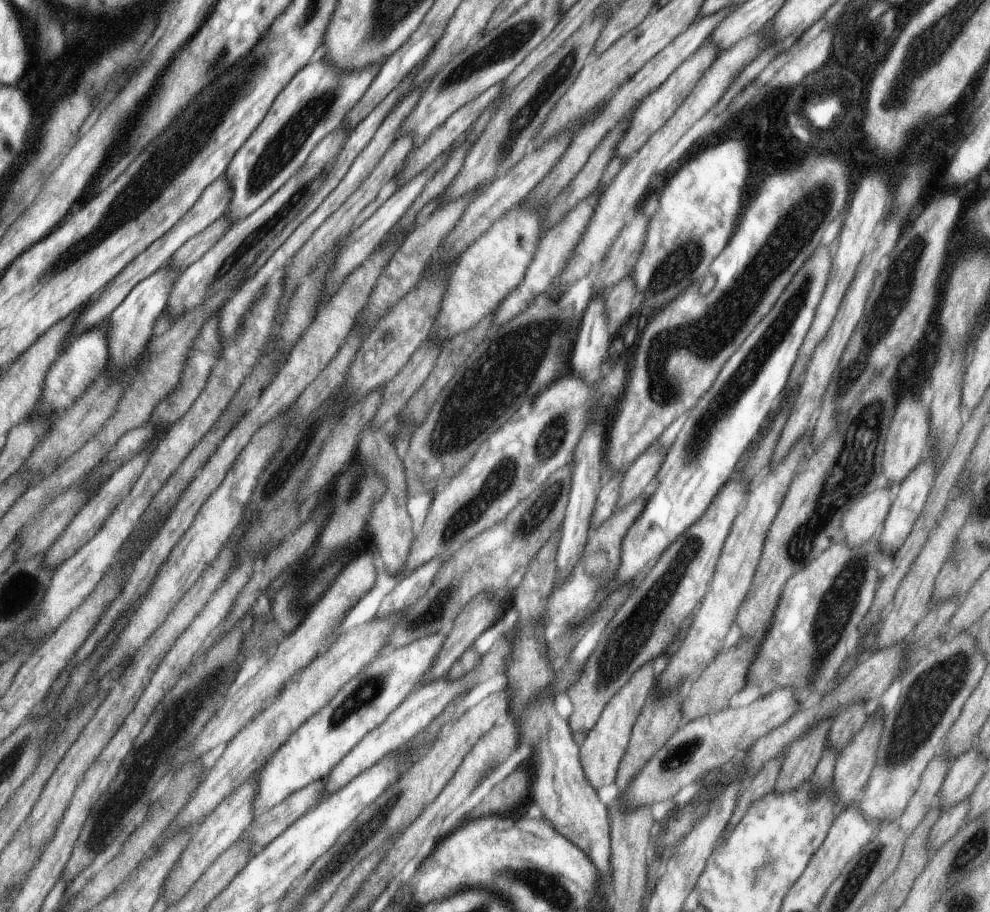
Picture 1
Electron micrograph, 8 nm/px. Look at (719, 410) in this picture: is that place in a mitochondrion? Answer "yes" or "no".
yes

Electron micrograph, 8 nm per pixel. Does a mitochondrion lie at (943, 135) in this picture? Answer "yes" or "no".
no

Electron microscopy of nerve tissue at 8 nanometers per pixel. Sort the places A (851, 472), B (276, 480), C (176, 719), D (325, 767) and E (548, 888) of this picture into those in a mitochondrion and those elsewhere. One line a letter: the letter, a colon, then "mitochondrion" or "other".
A: mitochondrion
B: other
C: mitochondrion
D: other
E: mitochondrion

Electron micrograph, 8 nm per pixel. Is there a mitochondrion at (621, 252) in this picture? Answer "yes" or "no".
no

